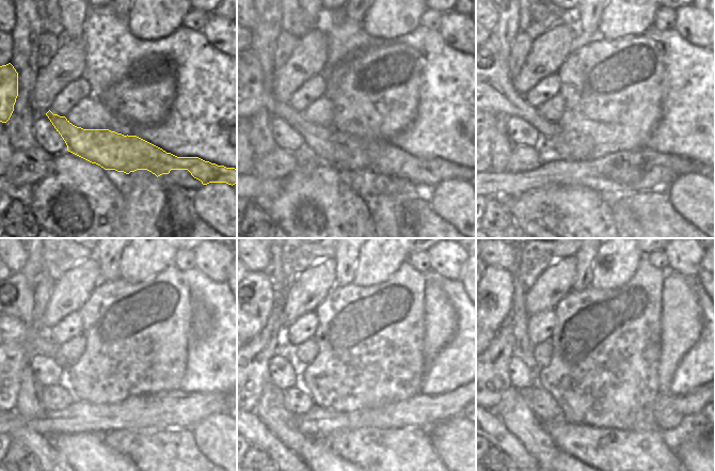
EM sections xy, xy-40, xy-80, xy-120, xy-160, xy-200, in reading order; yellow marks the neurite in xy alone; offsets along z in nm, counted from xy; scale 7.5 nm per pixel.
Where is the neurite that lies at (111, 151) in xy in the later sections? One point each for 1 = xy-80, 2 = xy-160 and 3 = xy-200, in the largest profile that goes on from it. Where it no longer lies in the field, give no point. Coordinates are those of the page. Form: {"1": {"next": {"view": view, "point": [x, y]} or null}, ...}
{"1": {"next": {"view": "xy-80", "point": [497, 95]}}, "2": {"next": {"view": "xy-160", "point": [258, 292]}}, "3": {"next": {"view": "xy-200", "point": [497, 284]}}}

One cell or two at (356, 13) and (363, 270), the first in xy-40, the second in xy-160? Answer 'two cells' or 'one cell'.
two cells

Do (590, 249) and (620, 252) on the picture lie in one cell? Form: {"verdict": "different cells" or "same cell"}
{"verdict": "different cells"}

